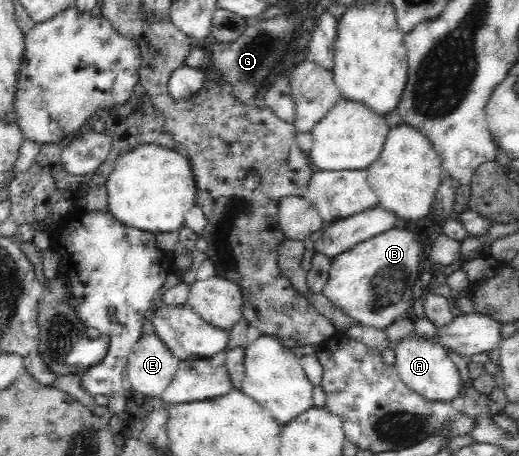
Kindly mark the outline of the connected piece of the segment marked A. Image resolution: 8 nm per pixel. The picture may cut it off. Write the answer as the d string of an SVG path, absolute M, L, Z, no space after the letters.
M412 331L399 340L398 344L395 345L394 352L394 366L401 381L408 388L411 388L426 400L451 401L458 397L458 390L462 386L460 374L442 345Z

